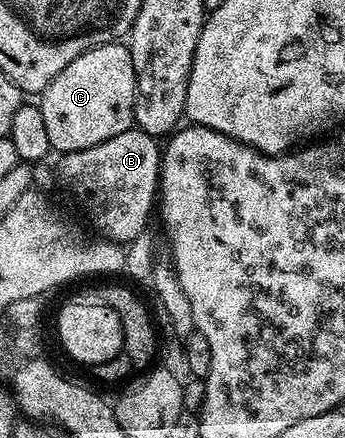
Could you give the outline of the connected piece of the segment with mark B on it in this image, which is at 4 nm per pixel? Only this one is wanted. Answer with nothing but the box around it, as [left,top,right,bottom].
[58,127,162,245]

